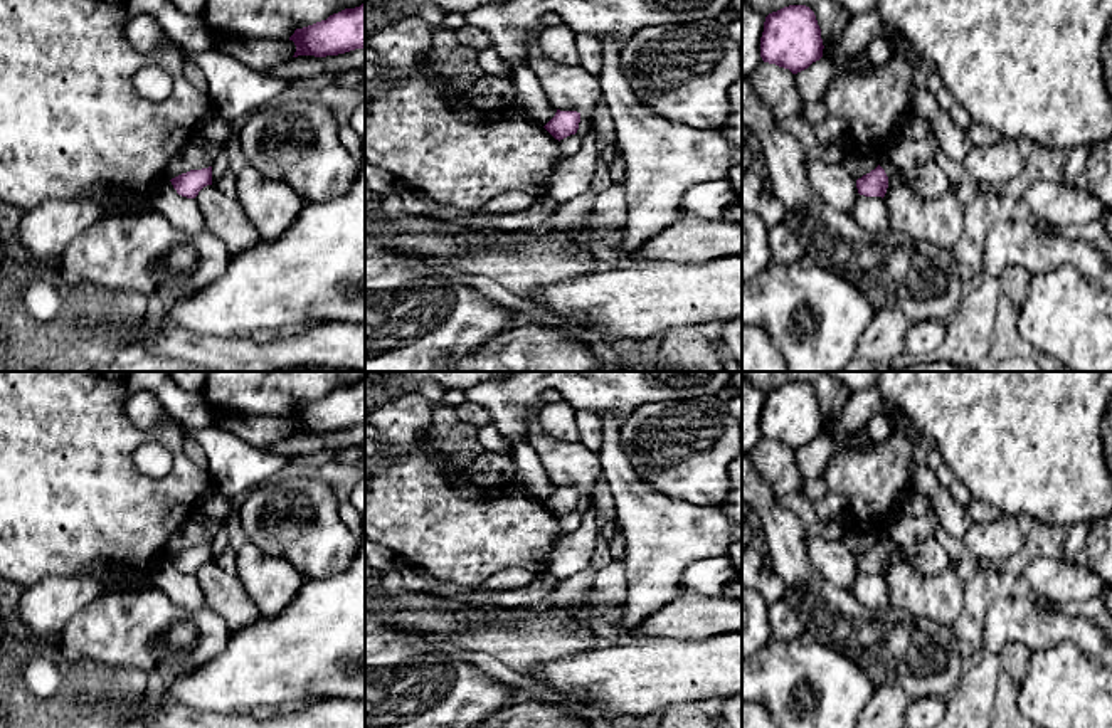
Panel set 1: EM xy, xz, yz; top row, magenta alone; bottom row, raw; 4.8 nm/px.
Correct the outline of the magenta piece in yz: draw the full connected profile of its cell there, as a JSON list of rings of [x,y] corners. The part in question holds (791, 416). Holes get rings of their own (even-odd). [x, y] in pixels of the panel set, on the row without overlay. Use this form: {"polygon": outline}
{"polygon": [[[789,382],[765,393],[760,434],[797,451],[823,434],[823,415],[814,388]]]}

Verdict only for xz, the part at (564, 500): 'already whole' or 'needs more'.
already whole

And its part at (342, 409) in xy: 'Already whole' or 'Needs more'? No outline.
Already whole

